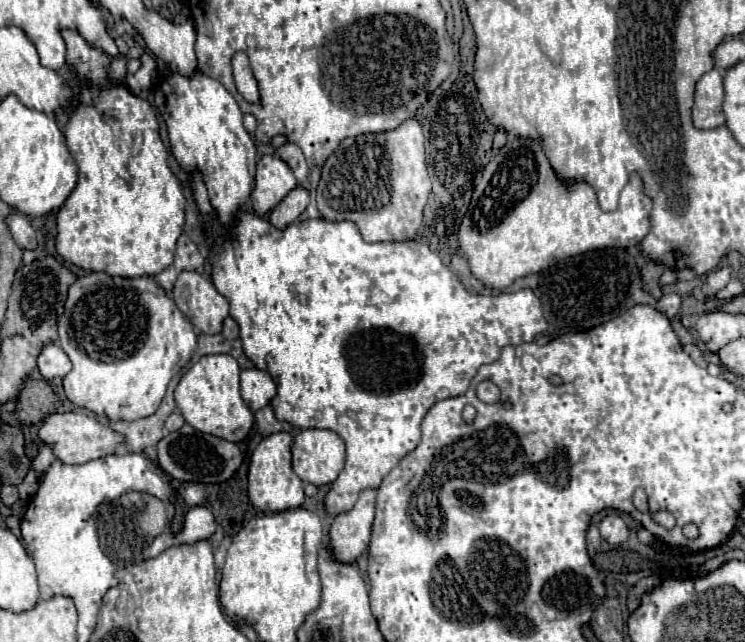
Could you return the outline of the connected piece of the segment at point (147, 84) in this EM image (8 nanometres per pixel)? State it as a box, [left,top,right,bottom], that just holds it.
[126,50,158,94]

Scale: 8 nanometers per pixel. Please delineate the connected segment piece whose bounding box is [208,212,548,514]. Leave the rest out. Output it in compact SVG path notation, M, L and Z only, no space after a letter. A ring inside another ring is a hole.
M242 212L236 220L236 226L230 228L226 234L210 236L208 238L208 250L210 250L210 266L212 266L212 282L216 290L228 298L230 302L230 316L240 326L240 340L244 346L246 356L260 368L270 372L274 378L278 392L272 398L270 406L274 408L274 414L278 420L290 422L292 426L306 430L306 428L326 428L336 432L346 442L346 466L340 472L338 480L332 484L332 490L326 496L326 510L330 514L342 514L350 510L358 494L364 488L378 488L382 478L408 454L420 444L420 424L426 412L438 402L452 396L466 394L472 378L476 376L478 368L482 364L492 364L498 360L498 348L506 344L522 344L532 342L538 334L548 332L548 322L544 318L544 310L540 300L534 296L530 288L510 292L510 294L498 294L498 296L480 296L470 294L460 278L446 266L440 256L436 256L426 244L418 240L406 240L406 242L364 242L354 222L328 222L324 218L294 222L288 228L280 230L270 224L270 220L254 214L254 212ZM348 412L356 412L356 420L348 416Z

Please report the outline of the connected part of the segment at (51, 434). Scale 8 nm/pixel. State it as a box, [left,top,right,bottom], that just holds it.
[38,412,124,464]

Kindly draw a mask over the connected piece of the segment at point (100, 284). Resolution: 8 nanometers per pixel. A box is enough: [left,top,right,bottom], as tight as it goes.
[58,272,198,420]

